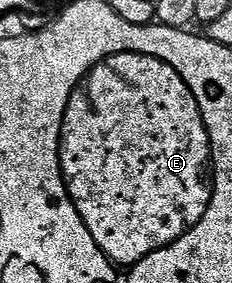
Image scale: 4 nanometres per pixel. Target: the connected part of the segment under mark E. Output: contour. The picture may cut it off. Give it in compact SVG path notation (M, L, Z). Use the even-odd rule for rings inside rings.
M131 49L103 53L99 61L91 61L91 65L87 65L87 69L83 69L83 73L75 77L71 89L67 89L59 129L55 132L55 162L57 168L61 170L61 183L65 191L69 191L69 199L73 207L77 207L77 215L81 215L81 223L85 223L85 231L93 235L97 247L105 254L107 260L119 267L136 265L138 261L145 259L145 255L166 245L172 245L179 236L192 229L202 219L211 202L212 182L209 180L209 174L213 169L211 144L203 116L197 107L197 99L193 99L193 91L189 91L189 83L185 83L185 79L181 79L175 68L167 63L167 57L158 57L156 53L141 55L141 51Z

